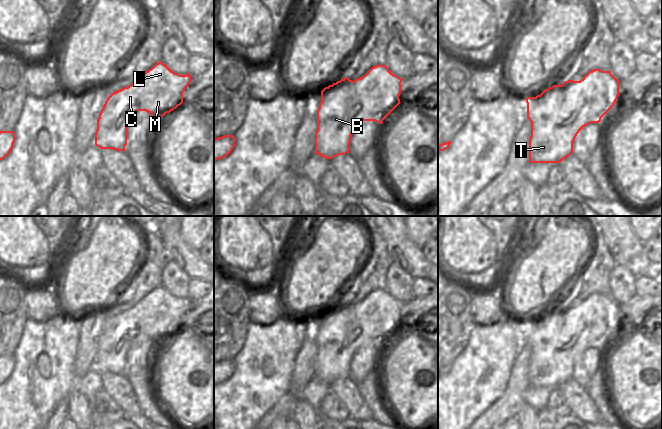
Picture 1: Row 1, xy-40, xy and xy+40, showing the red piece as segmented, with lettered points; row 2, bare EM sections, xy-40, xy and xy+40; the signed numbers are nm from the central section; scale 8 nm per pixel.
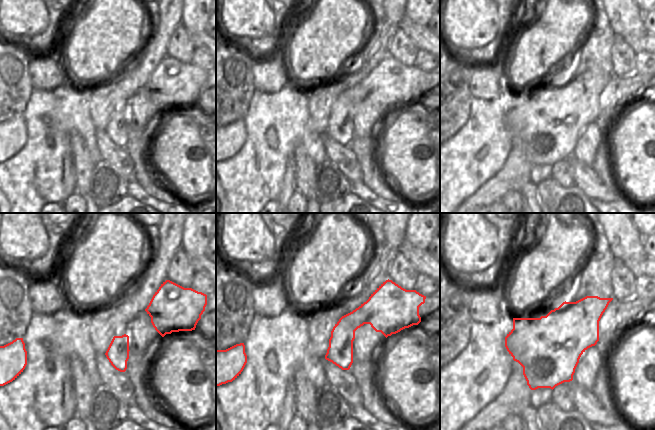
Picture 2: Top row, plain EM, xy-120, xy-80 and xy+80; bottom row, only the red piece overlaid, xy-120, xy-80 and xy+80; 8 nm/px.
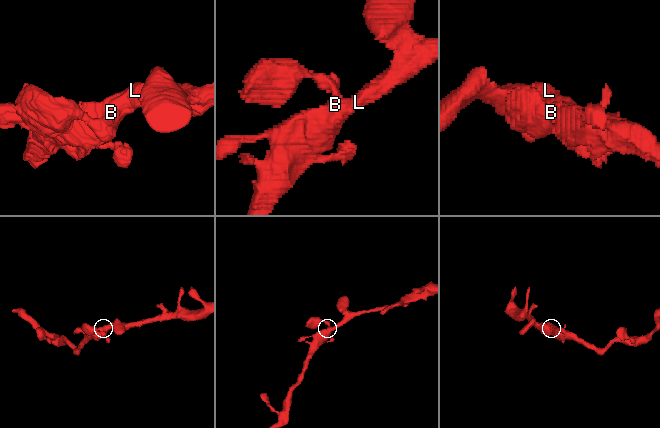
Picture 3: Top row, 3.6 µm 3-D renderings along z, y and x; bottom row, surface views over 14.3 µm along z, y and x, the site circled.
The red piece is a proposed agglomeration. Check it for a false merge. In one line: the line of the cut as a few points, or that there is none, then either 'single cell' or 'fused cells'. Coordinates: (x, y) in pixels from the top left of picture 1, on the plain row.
cut none; single cell

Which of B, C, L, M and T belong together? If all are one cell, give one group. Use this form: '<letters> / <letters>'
B C L M T

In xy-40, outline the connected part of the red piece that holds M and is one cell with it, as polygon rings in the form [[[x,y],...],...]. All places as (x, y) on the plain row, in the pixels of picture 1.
[[[161,285],[143,297],[134,307],[112,317],[106,324],[97,344],[95,369],[100,373],[125,375],[127,369],[127,352],[138,335],[151,338],[153,345],[170,337],[183,327],[183,316],[191,306],[190,298],[174,297]]]

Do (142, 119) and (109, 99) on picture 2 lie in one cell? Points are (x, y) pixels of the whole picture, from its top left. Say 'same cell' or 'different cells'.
different cells

